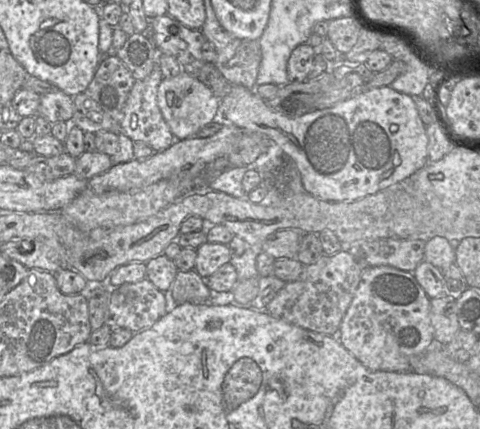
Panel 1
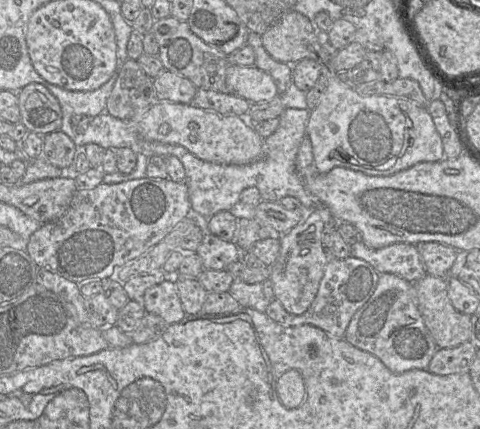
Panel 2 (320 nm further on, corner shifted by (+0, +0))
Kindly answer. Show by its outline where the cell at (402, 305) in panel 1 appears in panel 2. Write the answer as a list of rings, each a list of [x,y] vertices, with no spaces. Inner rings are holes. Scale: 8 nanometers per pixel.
[[[381,273],[371,297],[351,318],[344,339],[376,356],[394,373],[427,369],[438,347],[419,311],[414,283],[392,273]]]

